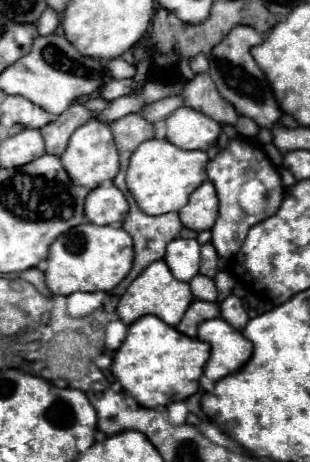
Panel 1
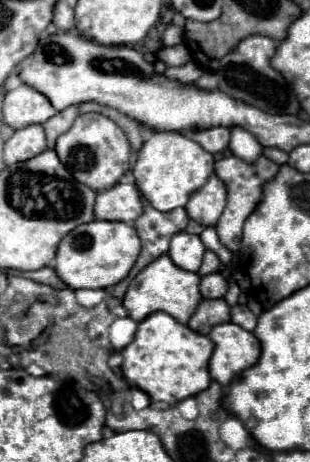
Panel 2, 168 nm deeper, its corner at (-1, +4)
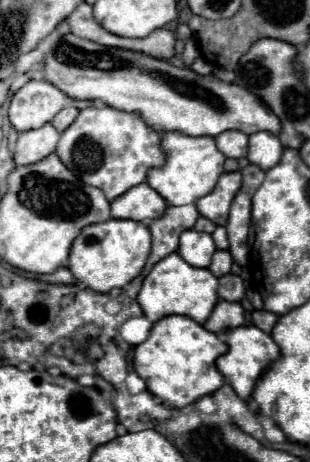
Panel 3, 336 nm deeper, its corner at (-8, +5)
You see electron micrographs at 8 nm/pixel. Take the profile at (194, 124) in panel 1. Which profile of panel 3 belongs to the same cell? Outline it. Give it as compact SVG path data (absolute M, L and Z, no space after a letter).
M228 130L222 132L220 136L214 138L218 150L226 156L226 158L242 158L246 156L248 150L248 136L244 132L236 132L236 130Z

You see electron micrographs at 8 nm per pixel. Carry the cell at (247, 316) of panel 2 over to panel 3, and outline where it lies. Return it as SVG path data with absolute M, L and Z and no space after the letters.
M254 310L254 312L252 312L252 322L254 322L254 326L258 326L262 332L270 332L272 326L276 324L276 320L278 320L278 316L272 314L272 312L268 312L268 310Z

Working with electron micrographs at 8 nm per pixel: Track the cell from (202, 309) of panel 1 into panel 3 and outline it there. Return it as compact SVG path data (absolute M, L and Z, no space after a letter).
M218 300L218 304L214 306L208 322L204 324L204 328L208 332L214 334L222 334L228 328L236 328L244 324L244 310L238 302L226 302L226 300Z

